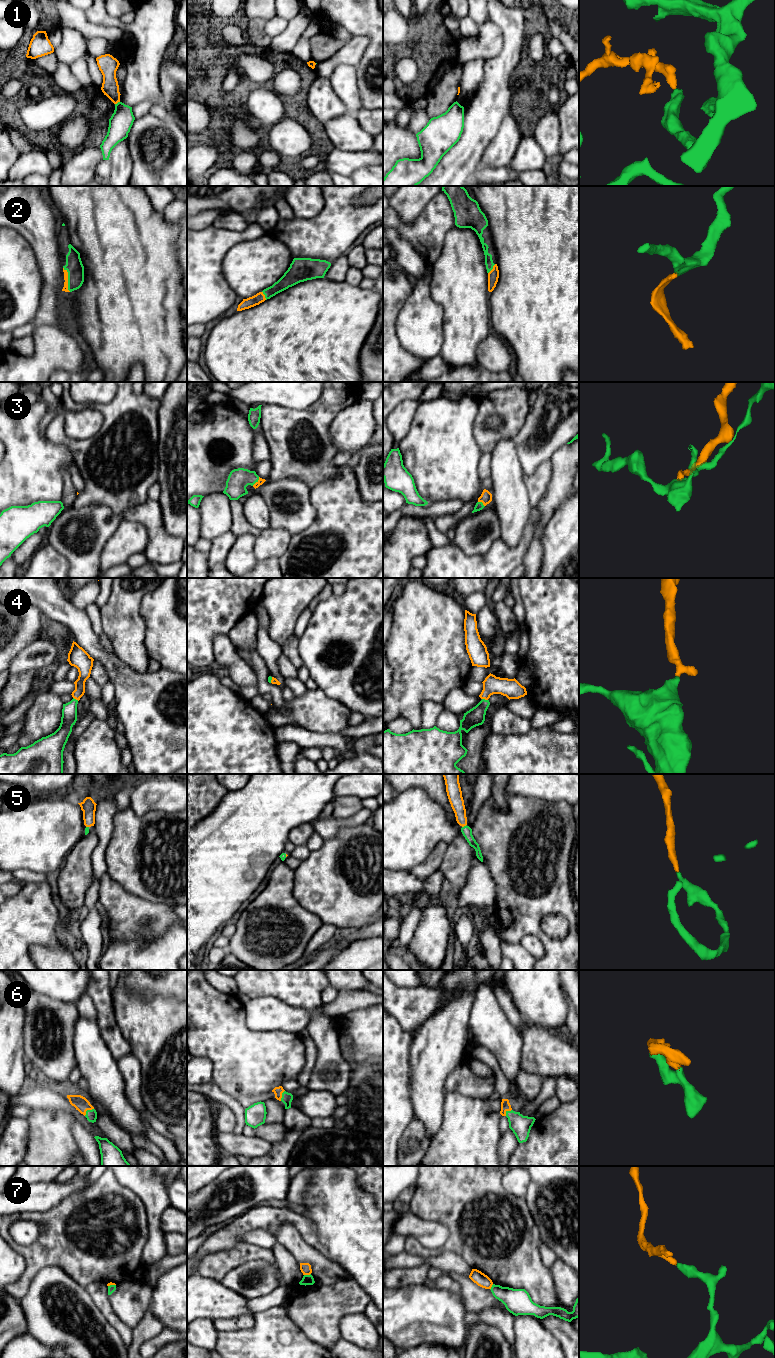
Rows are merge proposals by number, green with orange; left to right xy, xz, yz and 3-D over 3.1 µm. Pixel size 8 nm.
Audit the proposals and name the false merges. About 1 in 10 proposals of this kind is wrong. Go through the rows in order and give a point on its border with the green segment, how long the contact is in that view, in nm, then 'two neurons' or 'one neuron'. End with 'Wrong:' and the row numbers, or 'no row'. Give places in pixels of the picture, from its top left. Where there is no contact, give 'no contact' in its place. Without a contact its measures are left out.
1: meets green in xy at (118, 102); contact 50 nm long; two neurons
2: meets green in xy at (68, 279); contact 200 nm long; one neuron
3: meets green in xz at (256, 481); contact 90 nm long; one neuron
4: meets green in yz at (484, 699); contact 50 nm long; one neuron
5: meets green in yz at (464, 826); contact 50 nm long; one neuron
6: meets green in xy at (87, 1110); contact 100 nm long; one neuron
7: meets green in xz at (307, 1275); contact 60 nm long; two neurons
Wrong: 1, 7

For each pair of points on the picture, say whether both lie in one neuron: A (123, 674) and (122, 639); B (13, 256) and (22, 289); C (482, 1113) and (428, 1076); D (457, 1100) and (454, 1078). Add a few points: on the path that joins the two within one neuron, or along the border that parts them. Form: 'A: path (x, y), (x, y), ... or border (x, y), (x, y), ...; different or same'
A: border (114, 651), (125, 664), (138, 671), (145, 671); different
B: path (13, 264), (14, 281); same
C: border (445, 1094), (443, 1117); different
D: border (445, 1093), (460, 1092), (479, 1098); different

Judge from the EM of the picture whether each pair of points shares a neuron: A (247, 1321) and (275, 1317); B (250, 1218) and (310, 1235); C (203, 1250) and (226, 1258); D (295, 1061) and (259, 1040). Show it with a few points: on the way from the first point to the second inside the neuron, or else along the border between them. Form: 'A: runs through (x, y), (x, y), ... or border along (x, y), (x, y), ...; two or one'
A: border along (253, 1315), (254, 1324), (251, 1327), (234, 1331); two
B: runs through (265, 1218), (294, 1218), (296, 1220); one
C: border along (233, 1246), (208, 1253), (197, 1262); two
D: runs through (286, 1059), (275, 1056), (268, 1049); one

